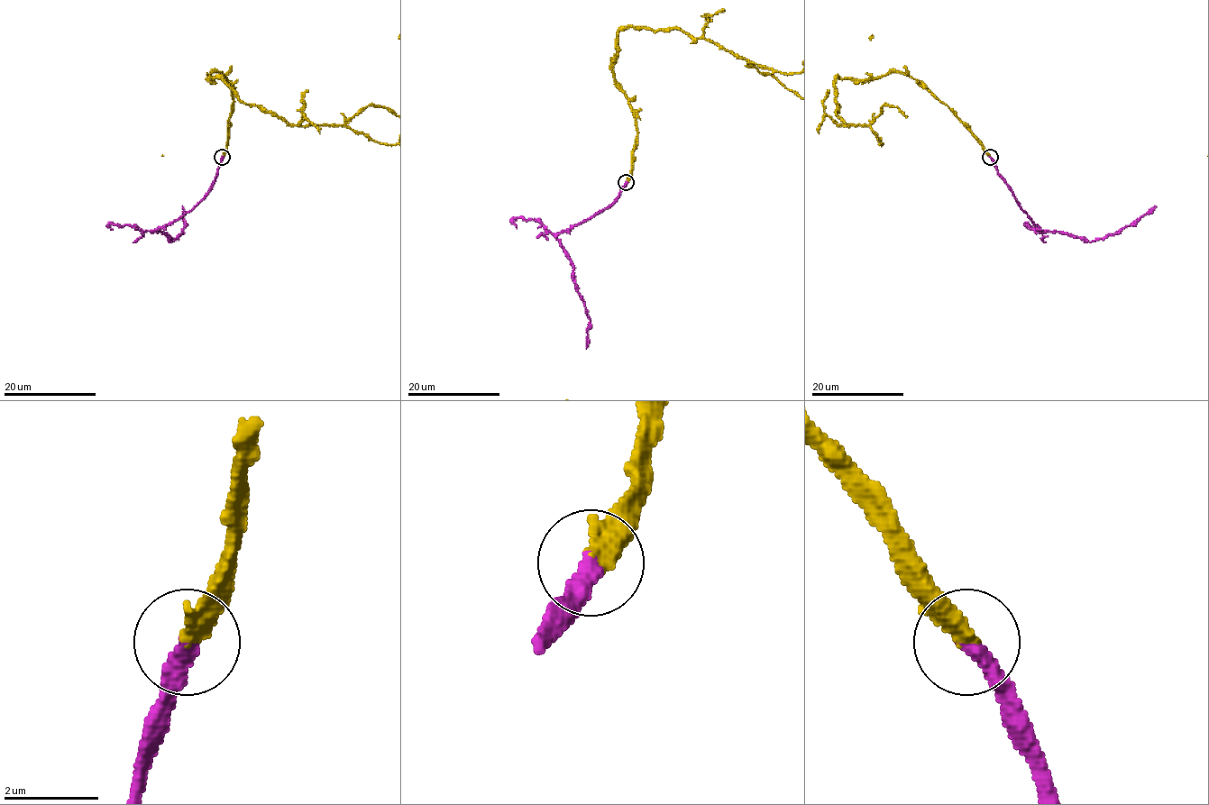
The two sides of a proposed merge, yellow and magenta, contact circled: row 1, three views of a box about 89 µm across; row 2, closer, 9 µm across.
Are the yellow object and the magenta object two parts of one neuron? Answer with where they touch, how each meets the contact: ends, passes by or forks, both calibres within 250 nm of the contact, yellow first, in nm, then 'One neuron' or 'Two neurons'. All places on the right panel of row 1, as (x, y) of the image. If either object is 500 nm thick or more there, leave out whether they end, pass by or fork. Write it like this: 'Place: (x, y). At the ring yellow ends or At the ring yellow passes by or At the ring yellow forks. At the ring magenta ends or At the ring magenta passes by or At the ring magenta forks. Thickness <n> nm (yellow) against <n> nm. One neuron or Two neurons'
Place: (990, 157). At the ring yellow ends. At the ring magenta ends. Thickness 400 nm (yellow) against 380 nm. One neuron

